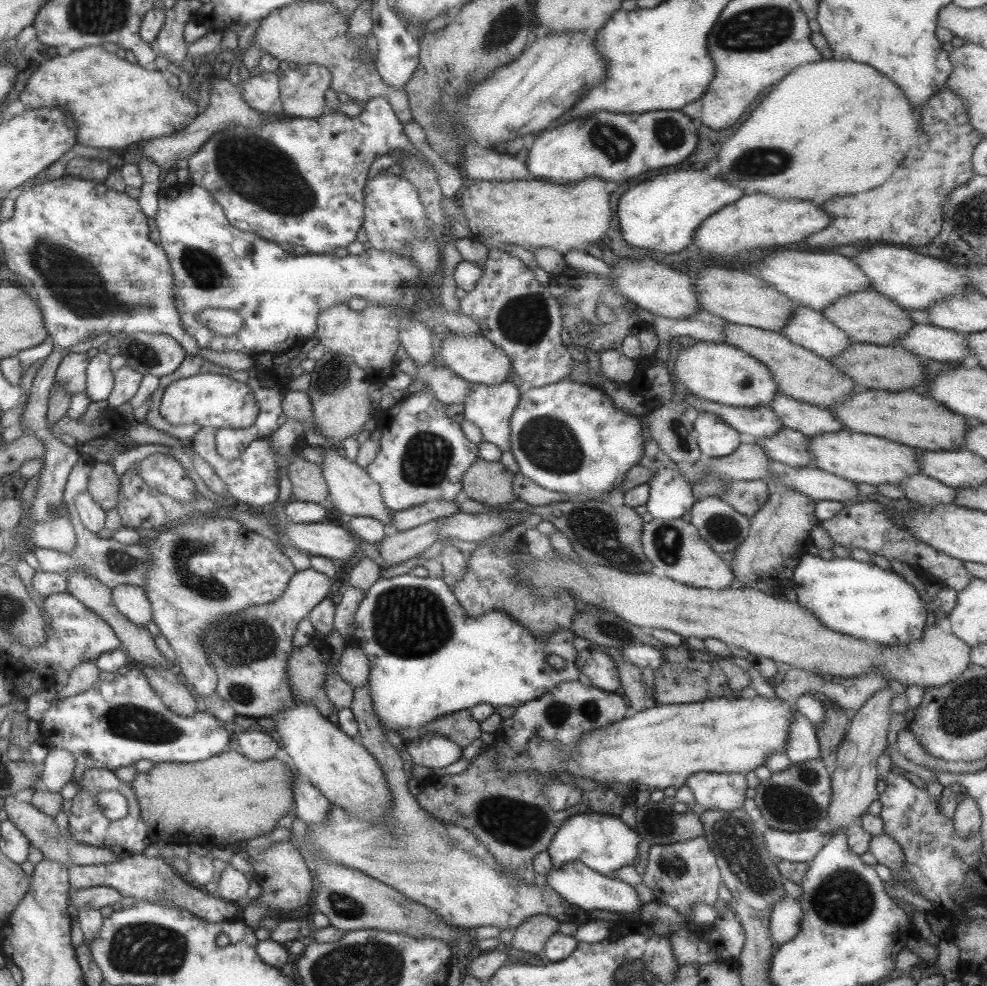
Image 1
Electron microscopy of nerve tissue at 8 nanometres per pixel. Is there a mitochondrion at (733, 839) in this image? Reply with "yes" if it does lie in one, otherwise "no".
yes

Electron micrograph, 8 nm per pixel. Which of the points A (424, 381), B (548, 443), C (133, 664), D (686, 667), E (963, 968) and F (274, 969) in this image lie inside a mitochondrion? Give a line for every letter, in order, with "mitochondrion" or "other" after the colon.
A: other
B: mitochondrion
C: other
D: other
E: other
F: other

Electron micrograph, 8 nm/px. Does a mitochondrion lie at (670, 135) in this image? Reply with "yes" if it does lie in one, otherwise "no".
yes

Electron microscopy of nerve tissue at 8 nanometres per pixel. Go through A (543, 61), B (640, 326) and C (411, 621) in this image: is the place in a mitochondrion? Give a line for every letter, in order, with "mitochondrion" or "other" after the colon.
A: other
B: other
C: mitochondrion

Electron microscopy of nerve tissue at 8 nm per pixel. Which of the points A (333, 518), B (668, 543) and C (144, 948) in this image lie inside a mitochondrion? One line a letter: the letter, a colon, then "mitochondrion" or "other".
A: other
B: mitochondrion
C: mitochondrion

